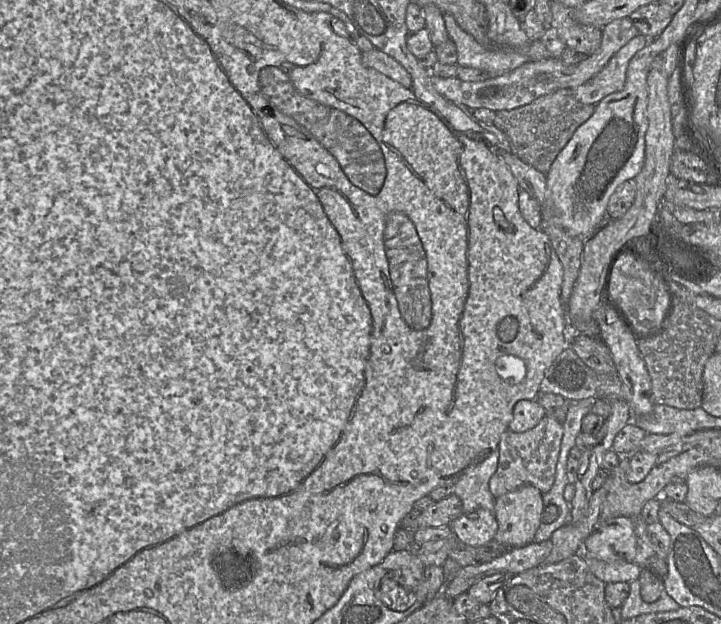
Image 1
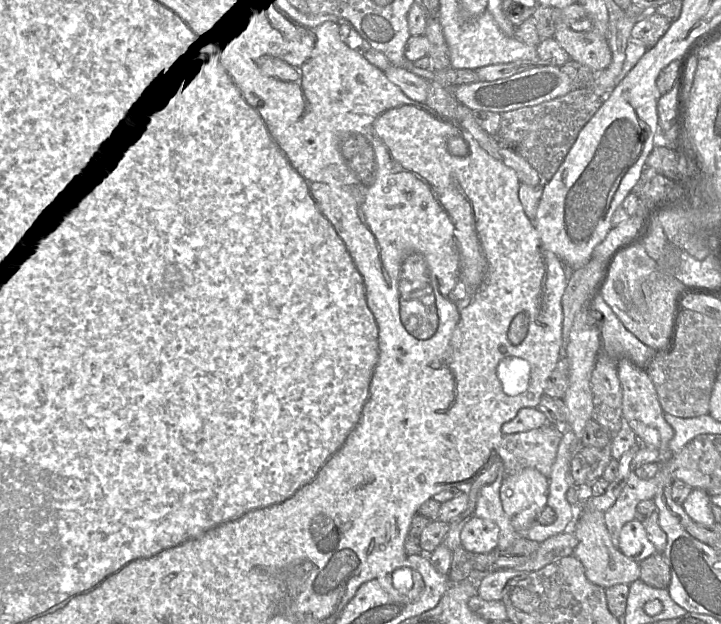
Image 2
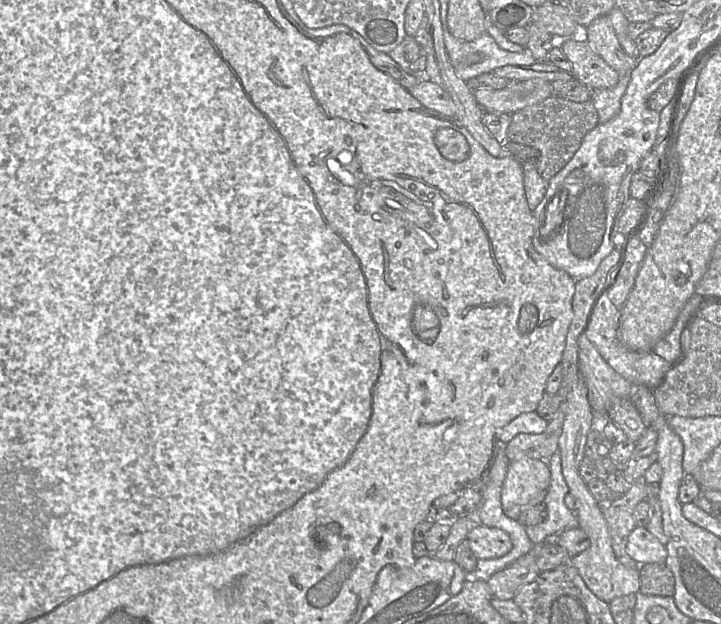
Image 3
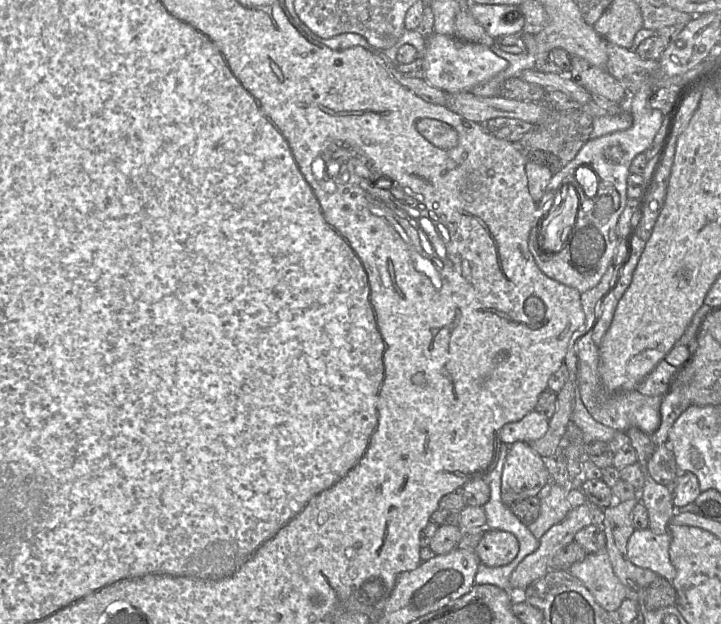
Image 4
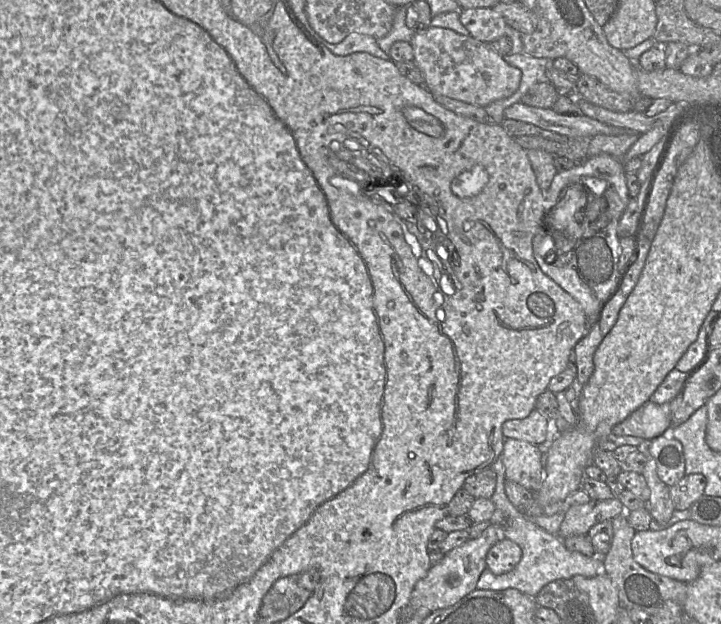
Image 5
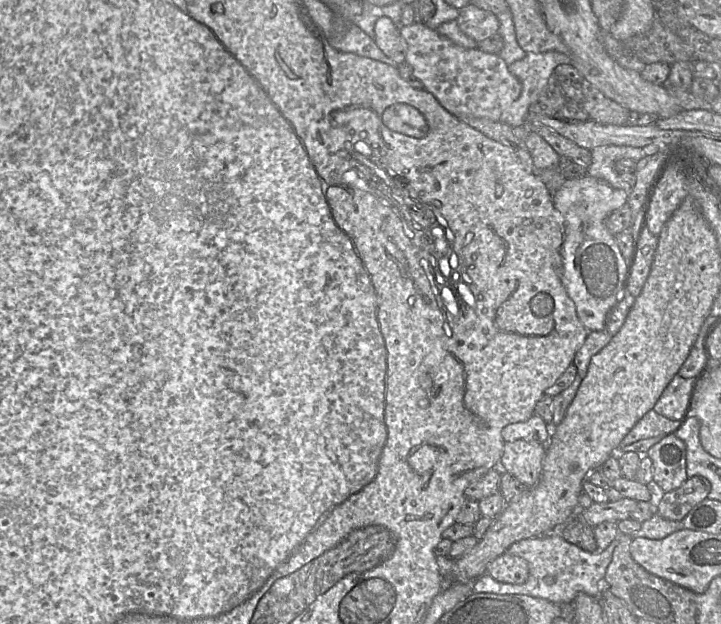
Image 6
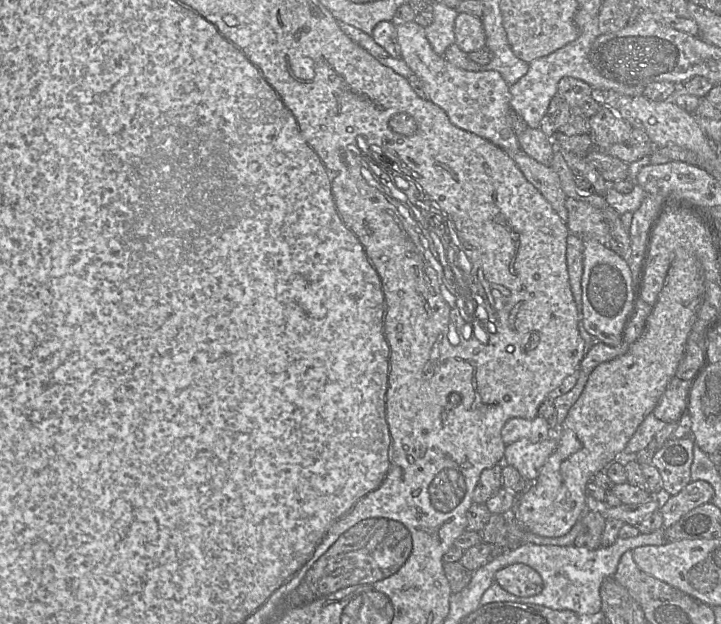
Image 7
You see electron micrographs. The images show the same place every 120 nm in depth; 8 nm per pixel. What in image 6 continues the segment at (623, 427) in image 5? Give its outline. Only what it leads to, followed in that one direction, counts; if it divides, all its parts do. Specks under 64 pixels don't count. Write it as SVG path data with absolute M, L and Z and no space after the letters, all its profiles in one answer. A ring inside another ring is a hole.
M652 409L623 438L620 448L624 448L640 440L657 436L667 436L674 433L680 427L681 423L682 421L668 419Z

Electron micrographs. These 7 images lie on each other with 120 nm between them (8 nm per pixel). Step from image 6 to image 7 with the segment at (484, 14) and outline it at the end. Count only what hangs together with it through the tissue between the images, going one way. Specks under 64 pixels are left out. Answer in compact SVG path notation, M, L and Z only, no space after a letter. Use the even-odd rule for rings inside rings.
M458 13L454 25L455 43L465 53L486 46L486 35L482 20L467 13Z

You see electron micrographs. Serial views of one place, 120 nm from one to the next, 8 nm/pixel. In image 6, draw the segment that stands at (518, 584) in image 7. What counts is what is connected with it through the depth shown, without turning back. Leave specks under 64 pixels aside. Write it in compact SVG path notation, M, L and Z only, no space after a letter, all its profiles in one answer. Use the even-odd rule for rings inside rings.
M503 553L488 565L486 572L499 582L523 584L529 577L529 566L524 558Z

